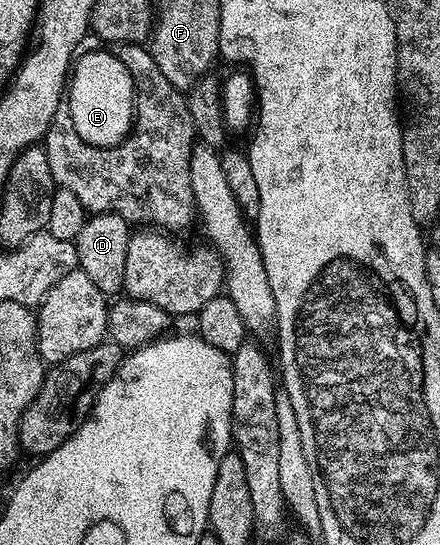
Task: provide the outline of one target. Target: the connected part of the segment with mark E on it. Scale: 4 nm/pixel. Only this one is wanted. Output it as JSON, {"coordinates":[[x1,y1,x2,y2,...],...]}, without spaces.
{"coordinates":[[104,50,85,52,73,63,66,92,71,131,93,149,117,146,131,133,135,114,133,77,117,53]]}

